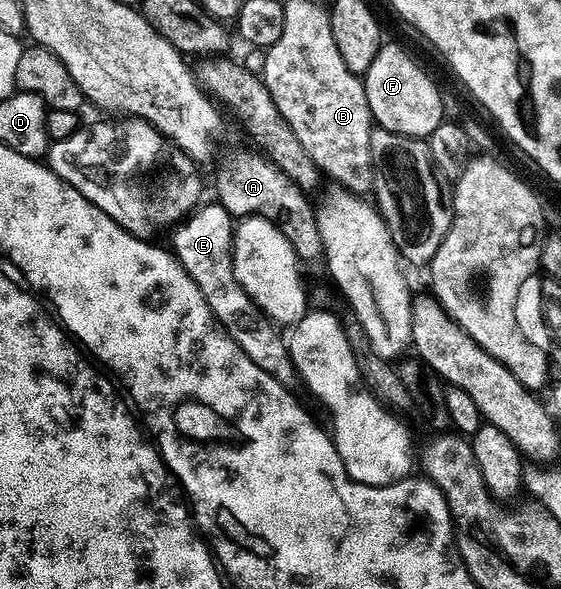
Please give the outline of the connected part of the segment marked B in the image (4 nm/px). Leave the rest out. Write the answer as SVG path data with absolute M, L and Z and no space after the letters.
M283 35L269 49L264 51L265 63L259 67L259 73L265 79L267 92L275 100L275 108L287 120L291 132L299 136L303 148L311 155L311 160L320 168L326 179L334 178L348 193L365 196L376 187L376 166L373 164L371 136L375 123L367 104L364 81L350 72L339 56L335 36L331 38L285 38Z

